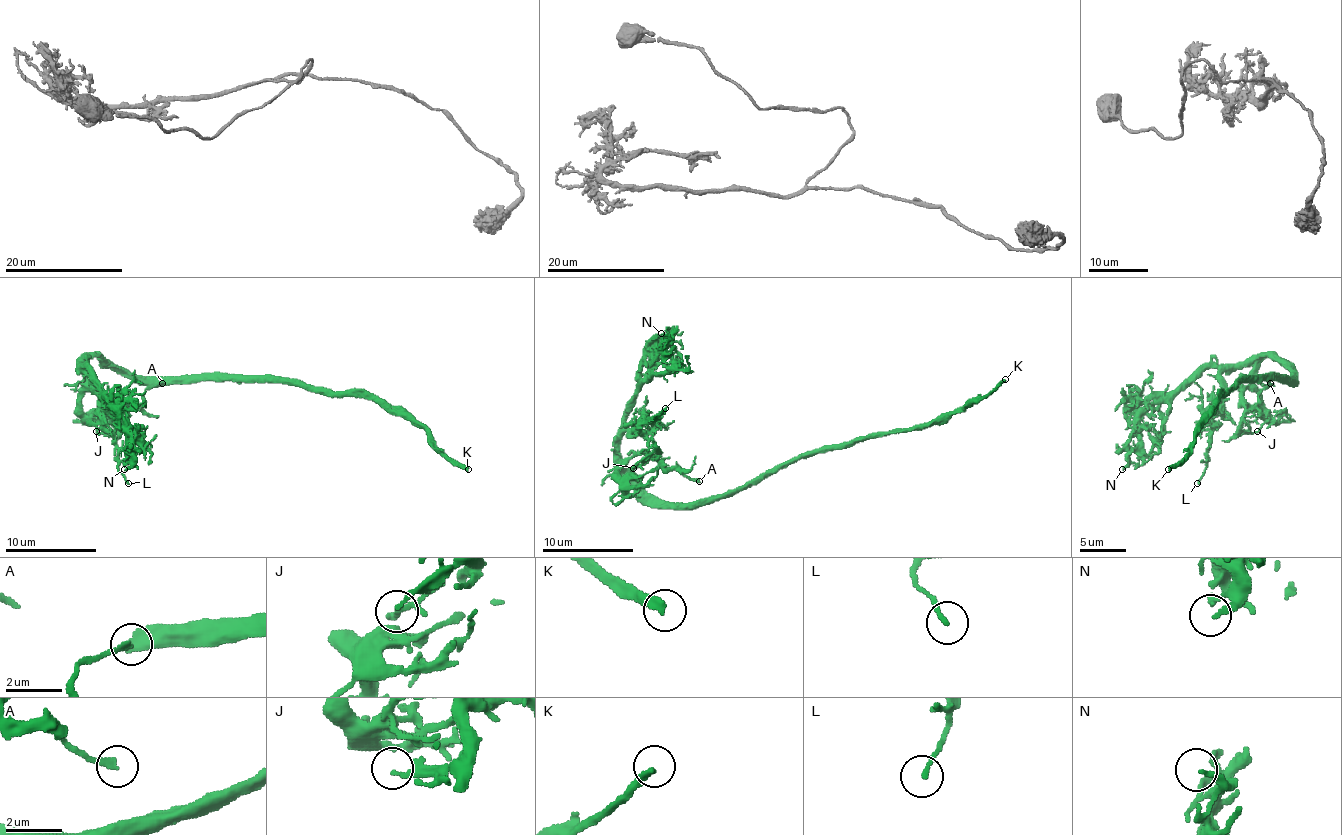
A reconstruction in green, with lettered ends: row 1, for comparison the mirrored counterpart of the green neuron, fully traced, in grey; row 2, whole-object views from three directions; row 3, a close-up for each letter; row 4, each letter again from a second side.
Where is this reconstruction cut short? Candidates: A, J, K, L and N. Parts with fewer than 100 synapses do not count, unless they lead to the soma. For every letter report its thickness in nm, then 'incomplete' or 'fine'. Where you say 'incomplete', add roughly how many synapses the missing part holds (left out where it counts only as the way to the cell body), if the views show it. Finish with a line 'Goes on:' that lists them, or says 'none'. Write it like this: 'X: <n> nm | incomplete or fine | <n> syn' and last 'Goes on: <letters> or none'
A: 180 nm | fine
J: 150 nm | fine
K: 280 nm | incomplete | 150 syn
L: 150 nm | fine
N: 180 nm | fine
Goes on: K

